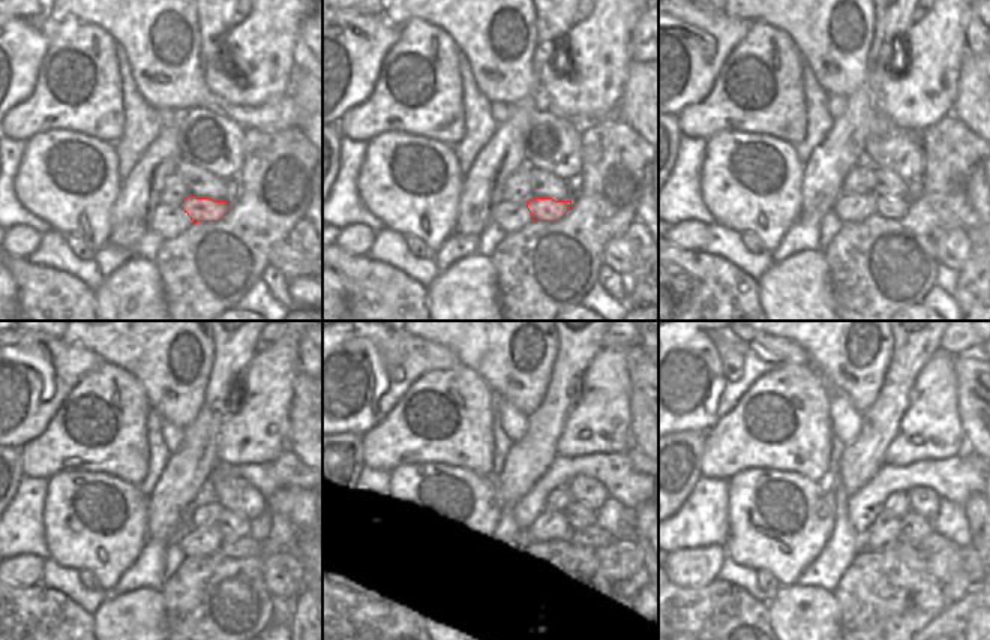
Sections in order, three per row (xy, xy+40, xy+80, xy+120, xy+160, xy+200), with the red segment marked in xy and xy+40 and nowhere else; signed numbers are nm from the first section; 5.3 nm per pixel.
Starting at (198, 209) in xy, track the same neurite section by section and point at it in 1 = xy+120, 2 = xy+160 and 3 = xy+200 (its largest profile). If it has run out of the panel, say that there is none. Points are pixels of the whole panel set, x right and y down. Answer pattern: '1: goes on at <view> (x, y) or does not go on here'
1: goes on at xy+120 (245, 547)
2: goes on at xy+160 (591, 541)
3: goes on at xy+200 (935, 543)

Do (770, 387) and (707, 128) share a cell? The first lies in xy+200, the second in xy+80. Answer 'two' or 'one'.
one

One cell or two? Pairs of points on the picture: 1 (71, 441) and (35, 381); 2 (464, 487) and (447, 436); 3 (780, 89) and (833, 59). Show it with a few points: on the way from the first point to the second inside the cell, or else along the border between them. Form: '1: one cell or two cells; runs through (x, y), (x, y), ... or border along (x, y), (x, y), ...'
1: two cells; border along (75, 384), (50, 421), (32, 439)
2: two cells; border along (420, 466), (461, 466), (486, 477)
3: two cells; border along (786, 33), (798, 50), (803, 65)

